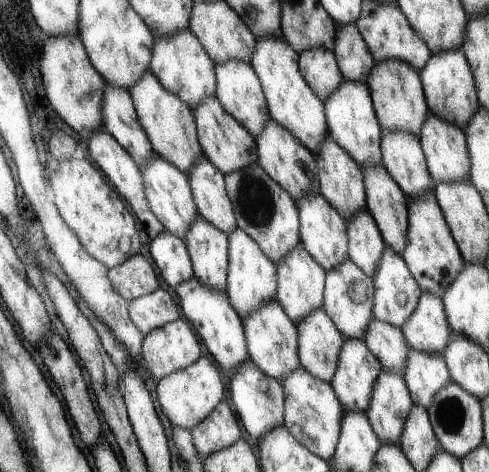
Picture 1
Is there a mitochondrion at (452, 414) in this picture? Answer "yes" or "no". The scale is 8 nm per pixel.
yes

